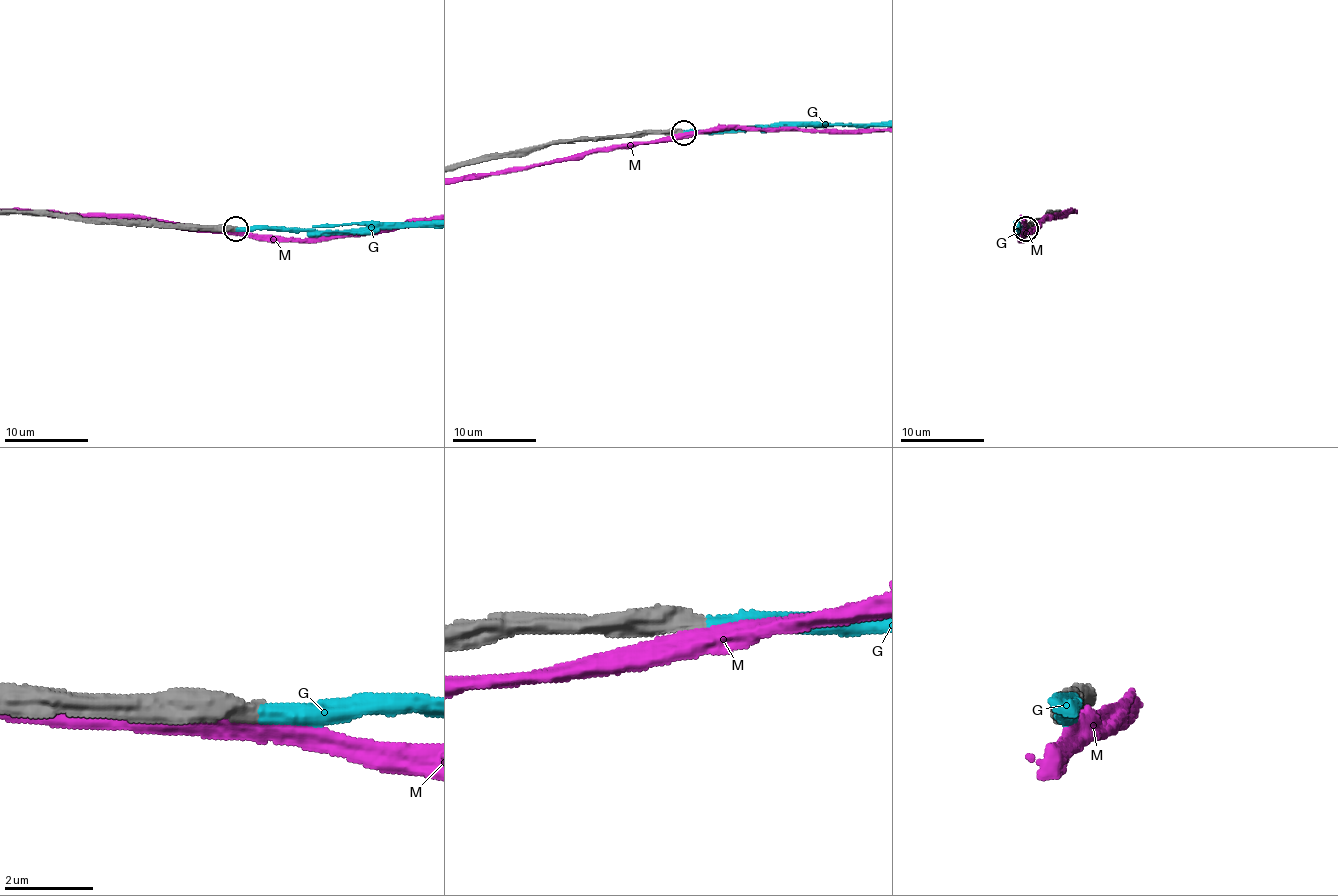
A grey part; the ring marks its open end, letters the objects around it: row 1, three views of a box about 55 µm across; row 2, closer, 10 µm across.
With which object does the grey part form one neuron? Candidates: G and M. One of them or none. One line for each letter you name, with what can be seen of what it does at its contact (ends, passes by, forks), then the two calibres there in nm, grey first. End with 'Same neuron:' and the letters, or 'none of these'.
G: it ends | 440/380 nm
Same neuron: G

